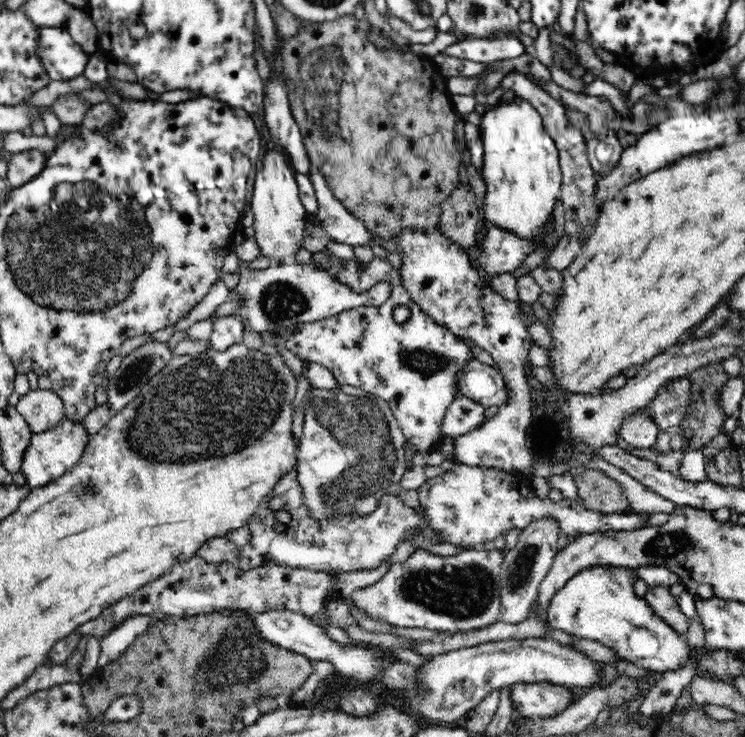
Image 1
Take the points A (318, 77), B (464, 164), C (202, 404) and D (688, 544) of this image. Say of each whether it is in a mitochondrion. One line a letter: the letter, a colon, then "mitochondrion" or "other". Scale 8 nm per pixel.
A: mitochondrion
B: other
C: mitochondrion
D: mitochondrion

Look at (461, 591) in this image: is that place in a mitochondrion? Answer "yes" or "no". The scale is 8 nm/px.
yes

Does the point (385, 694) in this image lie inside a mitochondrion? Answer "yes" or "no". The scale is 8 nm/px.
no

